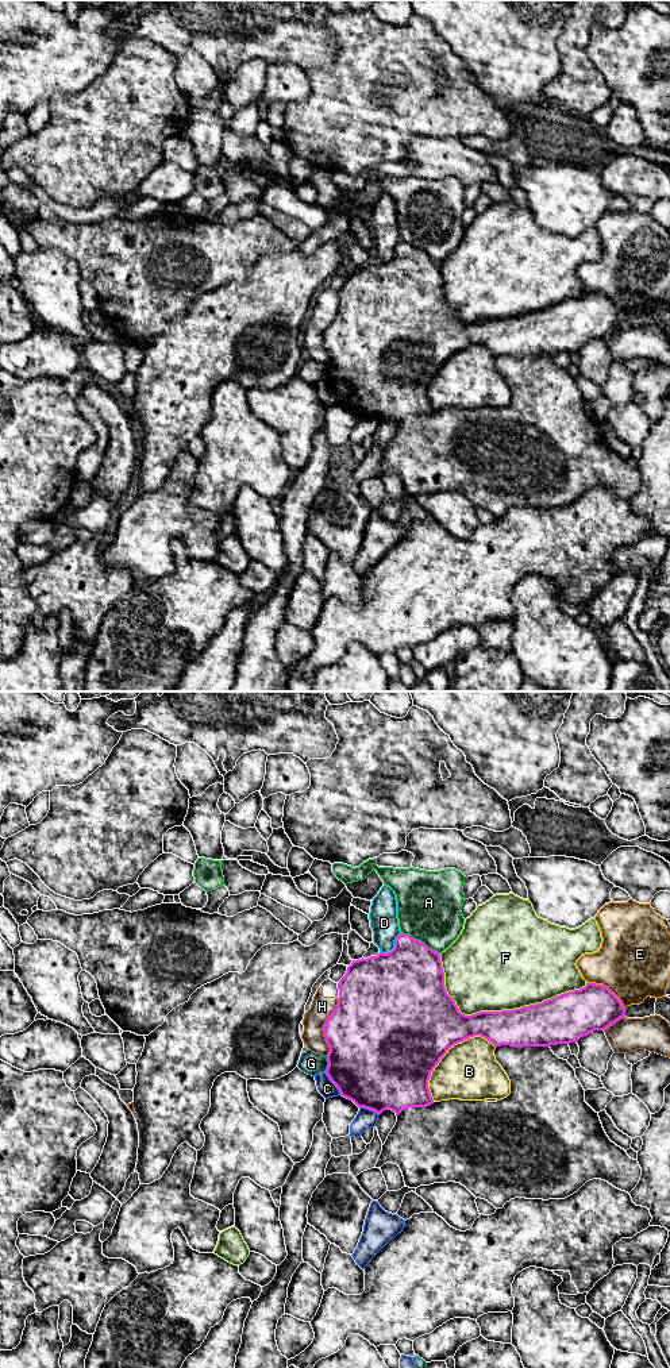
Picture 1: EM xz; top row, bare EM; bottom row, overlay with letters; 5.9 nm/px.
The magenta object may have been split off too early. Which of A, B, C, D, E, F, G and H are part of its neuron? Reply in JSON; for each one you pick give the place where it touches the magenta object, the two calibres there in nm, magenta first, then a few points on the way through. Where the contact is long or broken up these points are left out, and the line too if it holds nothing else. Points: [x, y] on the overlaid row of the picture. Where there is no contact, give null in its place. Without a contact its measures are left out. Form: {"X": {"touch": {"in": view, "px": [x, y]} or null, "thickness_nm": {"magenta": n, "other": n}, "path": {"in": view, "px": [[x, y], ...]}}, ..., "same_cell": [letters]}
{"same_cell": []}

